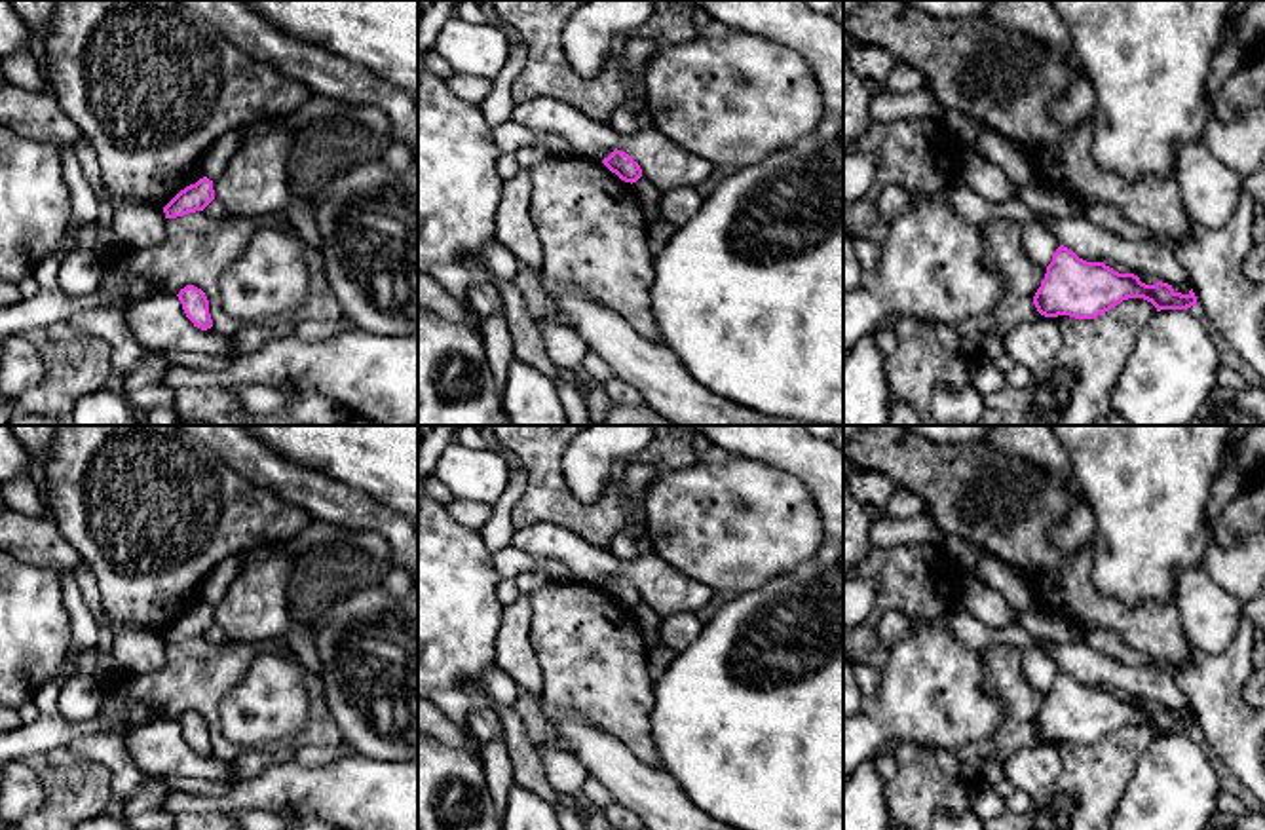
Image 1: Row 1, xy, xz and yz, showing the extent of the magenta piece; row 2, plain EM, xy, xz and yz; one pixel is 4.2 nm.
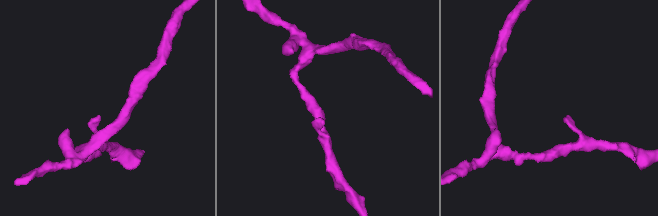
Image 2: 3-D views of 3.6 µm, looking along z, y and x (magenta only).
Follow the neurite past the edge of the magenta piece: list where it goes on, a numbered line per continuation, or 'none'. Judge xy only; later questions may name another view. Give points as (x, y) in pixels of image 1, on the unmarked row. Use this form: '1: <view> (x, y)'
none

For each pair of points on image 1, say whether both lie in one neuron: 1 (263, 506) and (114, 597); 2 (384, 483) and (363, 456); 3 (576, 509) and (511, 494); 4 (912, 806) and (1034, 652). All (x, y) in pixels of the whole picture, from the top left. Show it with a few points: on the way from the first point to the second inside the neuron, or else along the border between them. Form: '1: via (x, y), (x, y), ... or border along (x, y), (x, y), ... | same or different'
1: via (226, 515), (196, 517), (151, 563) | same
2: via (384, 477), (369, 462) | same
3: border along (525, 468), (527, 490), (513, 509), (515, 528) | different
4: border along (1020, 650), (1022, 677), (1045, 694) | different

